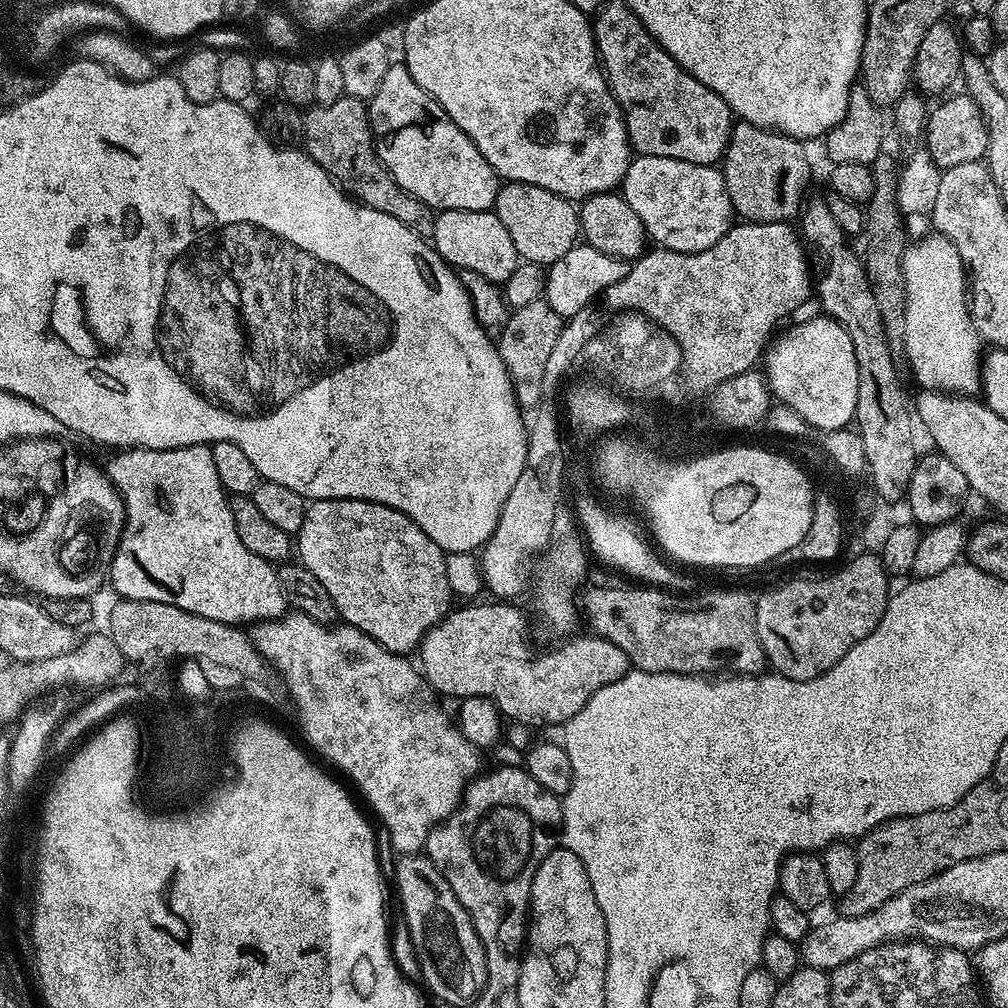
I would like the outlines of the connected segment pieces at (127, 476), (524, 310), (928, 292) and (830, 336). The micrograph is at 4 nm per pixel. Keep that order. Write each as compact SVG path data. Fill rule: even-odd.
M191 444L190 446L182 446L181 448L167 448L166 450L154 450L153 448L129 448L127 450L116 450L111 453L112 457L108 460L106 465L106 473L108 481L112 483L112 487L116 489L117 496L120 497L121 504L124 505L124 527L120 529L120 541L116 543L116 553L112 555L112 562L110 565L110 577L112 576L112 588L117 593L117 597L126 600L145 600L146 602L170 602L174 606L182 606L182 610L190 610L190 614L198 614L202 618L210 618L214 622L222 622L223 624L234 624L237 626L255 626L261 620L277 620L278 617L284 615L286 611L286 601L284 599L284 591L280 585L280 579L276 573L276 568L271 563L262 558L258 558L258 554L254 554L254 550L246 550L242 538L238 538L238 530L234 526L234 514L232 513L232 506L230 503L229 493L225 492L224 487L220 484L218 478L218 470L214 466L214 454L211 447L206 444Z
M541 298L530 302L530 306L522 306L515 309L509 315L506 326L500 333L498 333L498 347L500 350L500 357L506 366L508 376L512 379L512 389L516 395L516 402L520 405L521 409L531 410L540 403L542 393L540 387L544 384L544 371L547 370L548 364L553 363L552 355L554 354L554 346L558 342L560 332L564 328L565 321L560 317L550 305L547 299Z
M927 234L909 243L902 274L906 290L904 356L912 359L917 382L928 390L975 397L980 392L982 341L968 313L966 271L954 242Z
M817 314L778 336L767 345L764 360L770 368L771 395L779 403L798 410L809 429L820 428L825 433L849 427L858 402L858 361L854 358L850 334L831 316Z

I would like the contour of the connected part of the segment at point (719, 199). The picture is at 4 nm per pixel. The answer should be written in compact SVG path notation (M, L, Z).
M637 155L624 175L622 195L630 210L638 214L647 239L653 245L675 252L710 250L734 223L724 173L711 164Z

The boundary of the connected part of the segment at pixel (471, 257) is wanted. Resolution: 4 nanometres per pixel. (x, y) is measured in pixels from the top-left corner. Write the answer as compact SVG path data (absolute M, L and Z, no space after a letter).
M445 208L437 211L435 218L430 243L453 269L474 270L474 274L482 274L482 278L490 278L490 282L499 285L503 285L510 274L514 274L518 263L514 242L510 242L510 234L506 234L506 226L498 222L495 211Z

